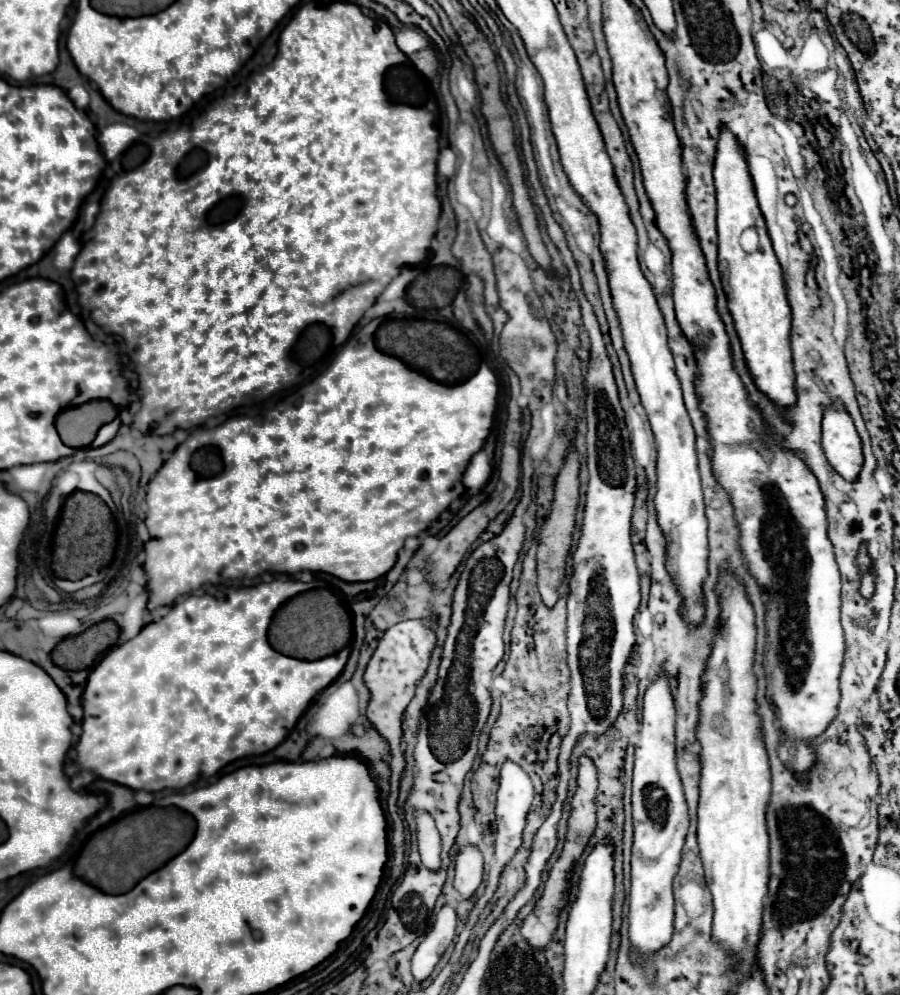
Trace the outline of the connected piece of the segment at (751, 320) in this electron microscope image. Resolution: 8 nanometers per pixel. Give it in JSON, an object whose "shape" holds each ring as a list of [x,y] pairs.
{"shape":[[[726,126],[720,128],[716,144],[714,186],[718,202],[718,266],[748,368],[756,386],[776,406],[792,406],[796,402],[792,352],[788,346],[792,320],[786,286],[782,280],[782,266],[774,254],[772,240],[754,194],[746,154]]]}

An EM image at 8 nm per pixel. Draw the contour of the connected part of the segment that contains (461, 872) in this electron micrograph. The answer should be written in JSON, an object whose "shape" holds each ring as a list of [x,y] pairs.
{"shape":[[[464,846],[456,856],[456,876],[454,888],[458,890],[462,900],[470,900],[478,886],[482,884],[484,870],[482,870],[482,854],[476,846]]]}

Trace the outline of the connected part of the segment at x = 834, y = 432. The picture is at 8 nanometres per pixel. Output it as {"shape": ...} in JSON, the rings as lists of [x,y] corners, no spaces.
{"shape":[[[832,402],[822,418],[822,448],[830,466],[848,482],[856,482],[862,470],[862,440],[856,432],[852,416]]]}

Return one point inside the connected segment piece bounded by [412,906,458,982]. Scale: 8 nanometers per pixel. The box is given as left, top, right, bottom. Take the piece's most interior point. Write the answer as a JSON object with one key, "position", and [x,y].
{"position":[428,954]}

